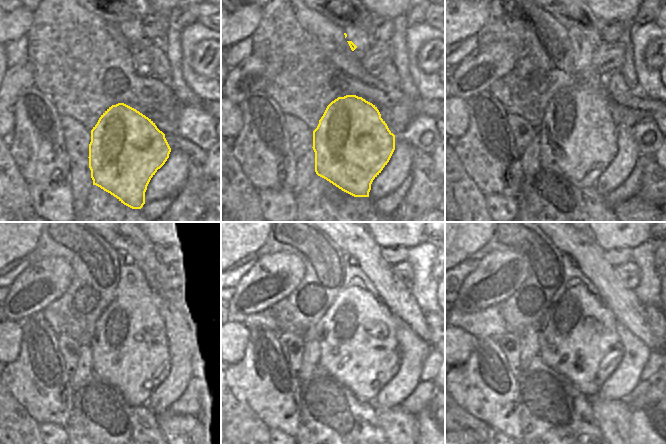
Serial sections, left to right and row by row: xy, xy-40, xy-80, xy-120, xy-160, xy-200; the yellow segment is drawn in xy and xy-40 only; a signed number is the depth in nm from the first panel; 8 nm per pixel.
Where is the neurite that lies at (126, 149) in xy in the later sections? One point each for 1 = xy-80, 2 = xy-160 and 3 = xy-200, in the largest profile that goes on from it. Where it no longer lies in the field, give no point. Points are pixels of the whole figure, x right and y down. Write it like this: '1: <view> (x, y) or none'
1: xy-80 (577, 137)
2: xy-160 (356, 336)
3: xy-200 (578, 338)

